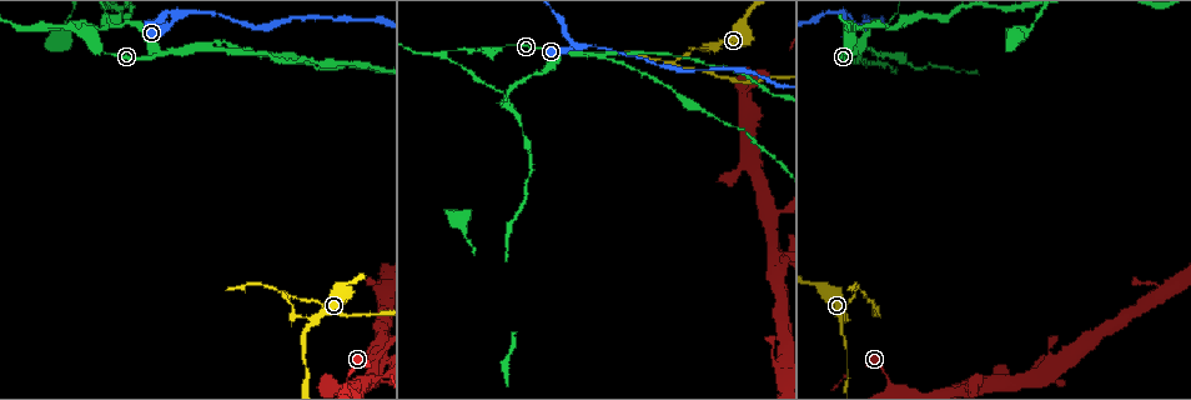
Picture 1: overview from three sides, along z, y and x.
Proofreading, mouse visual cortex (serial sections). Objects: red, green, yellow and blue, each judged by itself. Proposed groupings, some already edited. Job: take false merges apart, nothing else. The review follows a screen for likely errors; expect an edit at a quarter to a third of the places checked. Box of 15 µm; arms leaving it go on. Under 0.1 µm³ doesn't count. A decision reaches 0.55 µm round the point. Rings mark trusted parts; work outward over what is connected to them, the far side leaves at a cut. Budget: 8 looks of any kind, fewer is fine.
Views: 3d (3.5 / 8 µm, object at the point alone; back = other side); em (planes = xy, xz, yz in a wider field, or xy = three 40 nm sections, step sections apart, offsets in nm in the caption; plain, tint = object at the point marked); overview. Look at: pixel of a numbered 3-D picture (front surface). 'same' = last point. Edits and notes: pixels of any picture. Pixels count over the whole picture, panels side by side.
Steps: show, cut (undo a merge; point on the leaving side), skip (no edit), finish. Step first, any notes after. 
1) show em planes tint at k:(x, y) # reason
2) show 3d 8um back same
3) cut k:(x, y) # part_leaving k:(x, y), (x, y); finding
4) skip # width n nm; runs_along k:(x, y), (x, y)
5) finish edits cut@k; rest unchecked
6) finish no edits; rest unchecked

show 3d 3.5um at 1:(313, 321) # small branch off a trunk

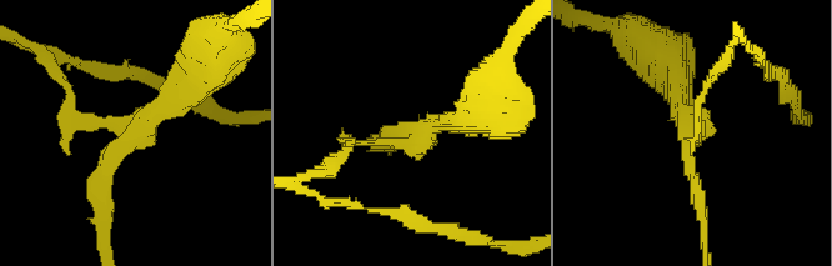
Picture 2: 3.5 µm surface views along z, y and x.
cut 2:(65, 141) # part_leaving 2:(144, 124), (85, 120), (55, 70); a second cell is stuck on

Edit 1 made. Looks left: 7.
show overview

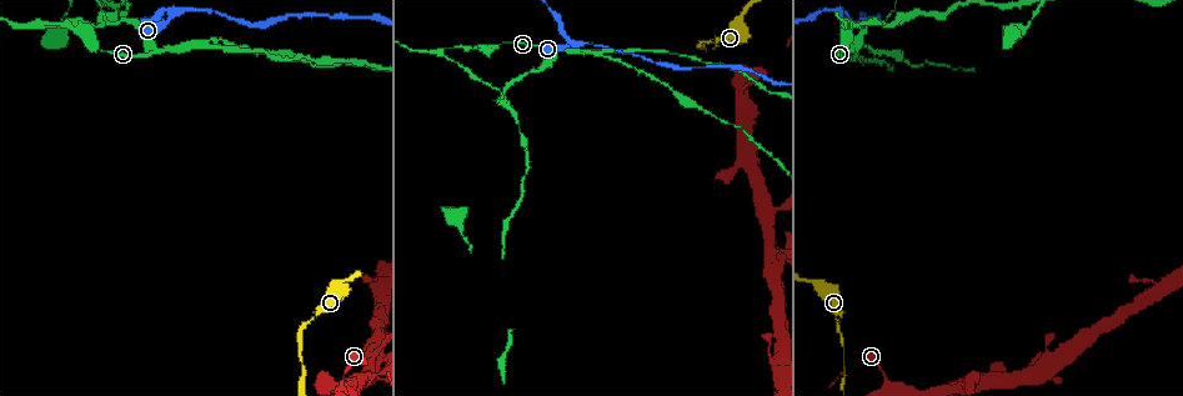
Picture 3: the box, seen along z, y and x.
show 3d 3.5um back at 3:(597, 52) # sudden change in width

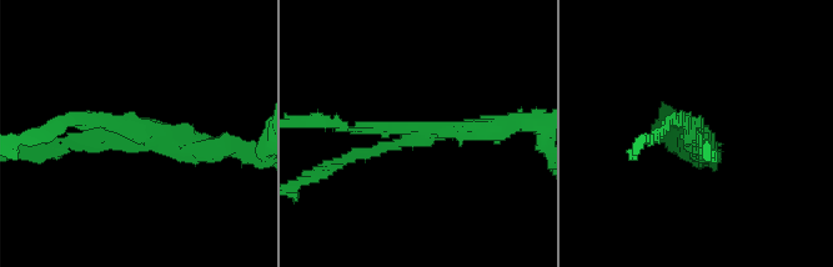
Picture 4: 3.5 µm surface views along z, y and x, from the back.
show em xy step 5 tint at 4:(413, 136) # need the tissue

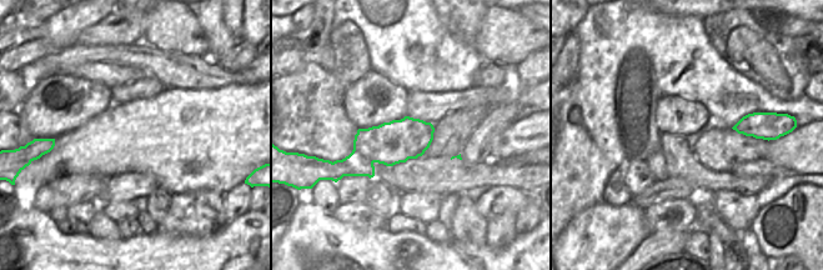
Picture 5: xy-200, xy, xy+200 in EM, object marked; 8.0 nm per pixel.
show em xy step 2 tint same # another direction

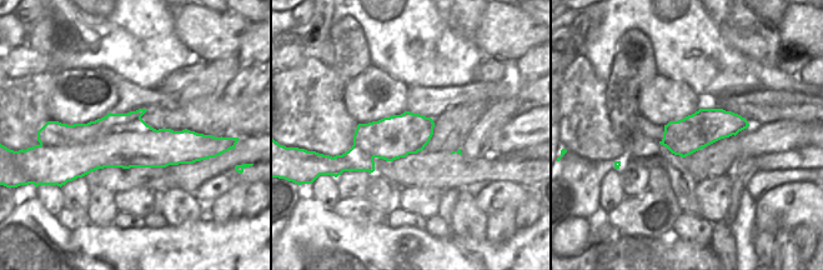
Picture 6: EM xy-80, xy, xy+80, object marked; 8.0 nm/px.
cut 4:(76, 145) # arm_widths 100, 150, 250 nm; two cells meet here

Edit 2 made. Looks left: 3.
show 3d 3.5um at 3:(42, 22) # three-way junction

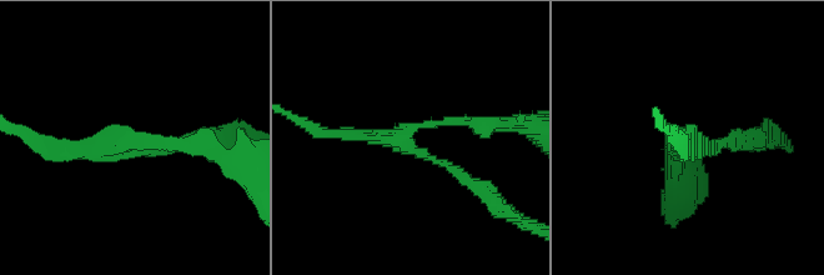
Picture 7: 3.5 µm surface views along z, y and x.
show em xy step 1 tint at 7:(126, 142) # arms 3; arm_widths 150, 150, 150 nm

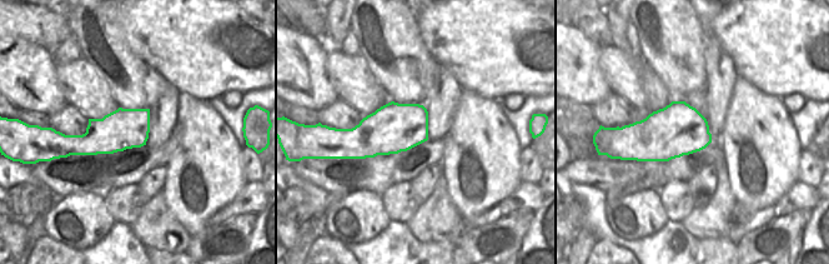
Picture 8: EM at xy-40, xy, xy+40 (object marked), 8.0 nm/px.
skip # runs_along 7:(674, 145), (732, 141); one cell here

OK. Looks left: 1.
finish edits cut@2, cut@4; rest unchecked

